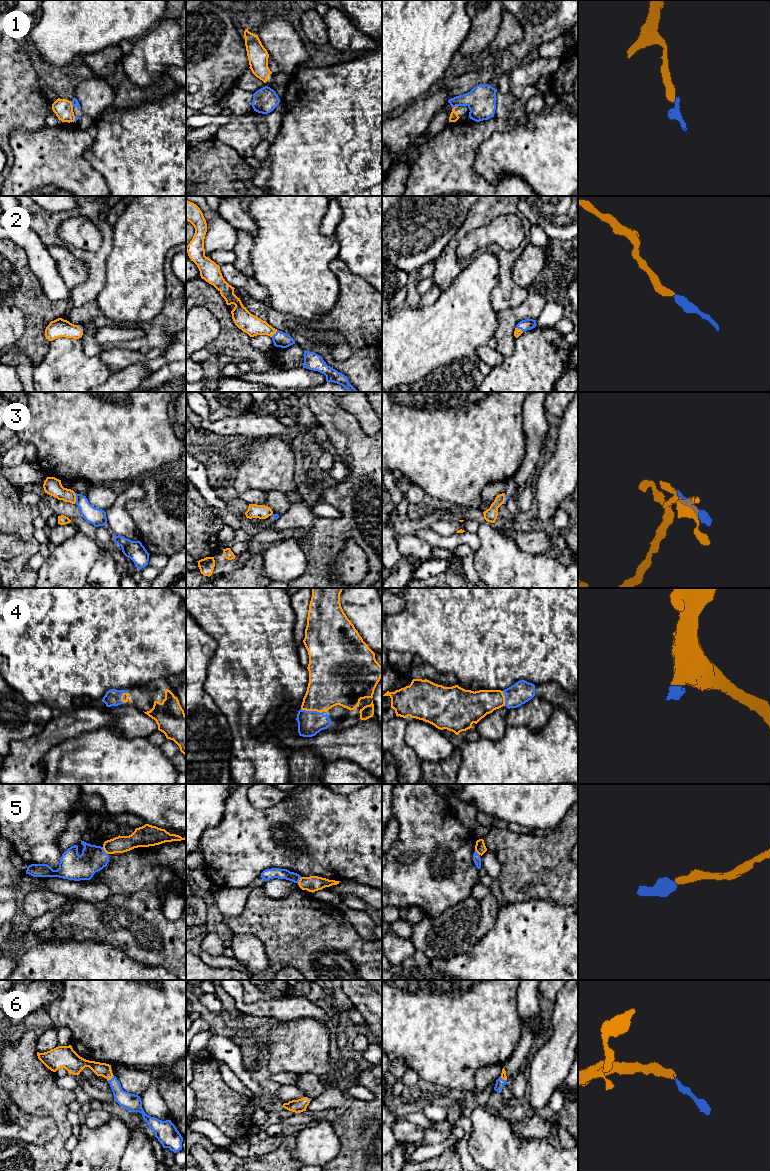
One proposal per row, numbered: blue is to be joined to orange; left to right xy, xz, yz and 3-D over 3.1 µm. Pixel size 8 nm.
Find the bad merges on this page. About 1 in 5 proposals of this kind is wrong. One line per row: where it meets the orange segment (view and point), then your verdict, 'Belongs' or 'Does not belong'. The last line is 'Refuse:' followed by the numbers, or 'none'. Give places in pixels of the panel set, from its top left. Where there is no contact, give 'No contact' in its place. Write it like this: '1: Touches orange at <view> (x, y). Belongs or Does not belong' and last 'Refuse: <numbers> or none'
1: Touches orange at xy (71, 104). Does not belong
2: Touches orange at xz (274, 333). Belongs
3: Touches orange at xy (75, 498). Does not belong
4: Touches orange at xz (311, 710). Belongs
5: Touches orange at xy (104, 850). Belongs
6: Touches orange at xy (110, 1079). Belongs
Refuse: 1, 3

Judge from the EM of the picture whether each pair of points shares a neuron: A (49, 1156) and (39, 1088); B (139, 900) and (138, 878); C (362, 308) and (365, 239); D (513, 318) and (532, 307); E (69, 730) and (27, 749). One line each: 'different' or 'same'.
A: same
B: different
C: different
D: same
E: same

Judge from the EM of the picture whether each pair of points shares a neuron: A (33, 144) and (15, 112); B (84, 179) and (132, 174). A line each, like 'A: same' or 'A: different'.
A: different
B: different

